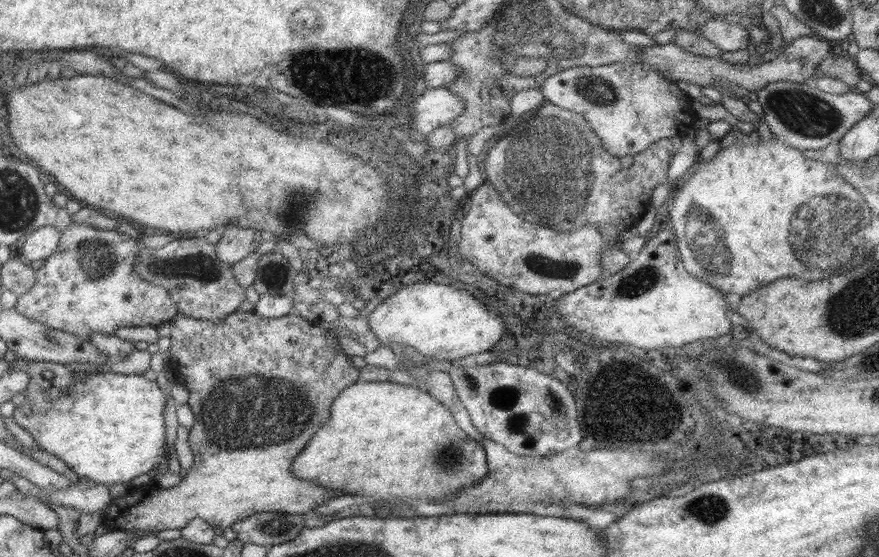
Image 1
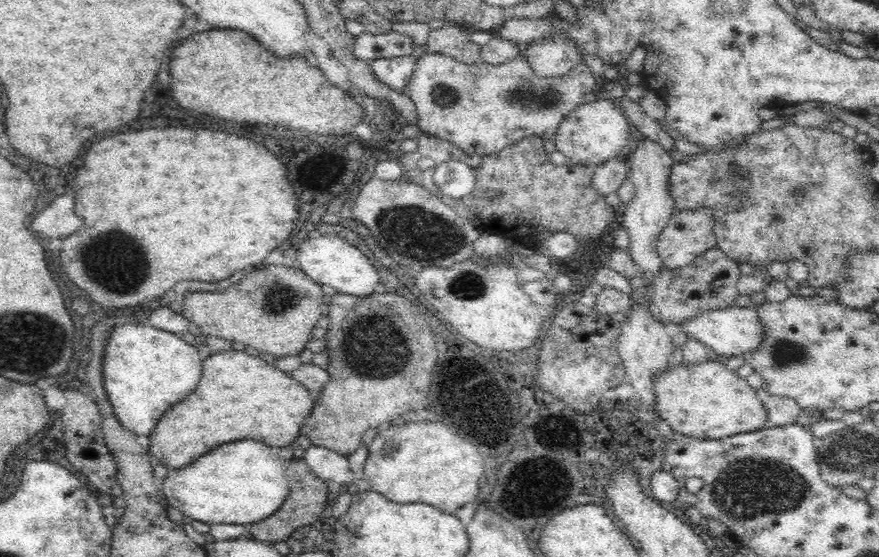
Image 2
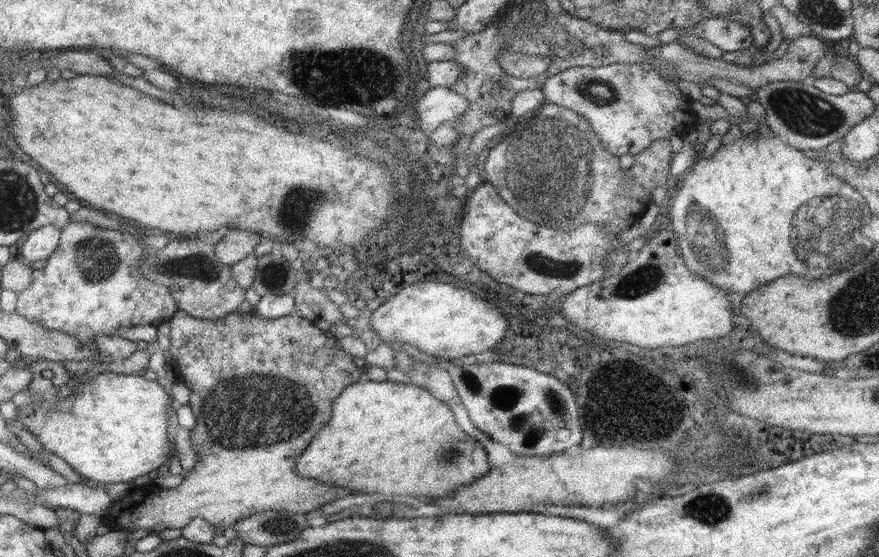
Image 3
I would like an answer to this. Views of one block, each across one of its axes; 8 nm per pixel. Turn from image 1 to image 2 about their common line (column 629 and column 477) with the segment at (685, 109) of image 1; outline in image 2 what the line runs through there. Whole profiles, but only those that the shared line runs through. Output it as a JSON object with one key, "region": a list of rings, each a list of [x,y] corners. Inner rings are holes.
{"region":[[[440,53],[422,55],[418,59],[410,82],[401,89],[406,93],[418,111],[416,126],[432,137],[453,143],[465,154],[485,155],[500,152],[503,148],[520,138],[536,135],[542,140],[553,139],[560,122],[580,103],[584,95],[592,91],[595,77],[585,63],[578,64],[563,77],[544,77],[534,73],[526,57],[518,55],[498,66],[478,61],[475,64],[463,64],[452,57]]]}

